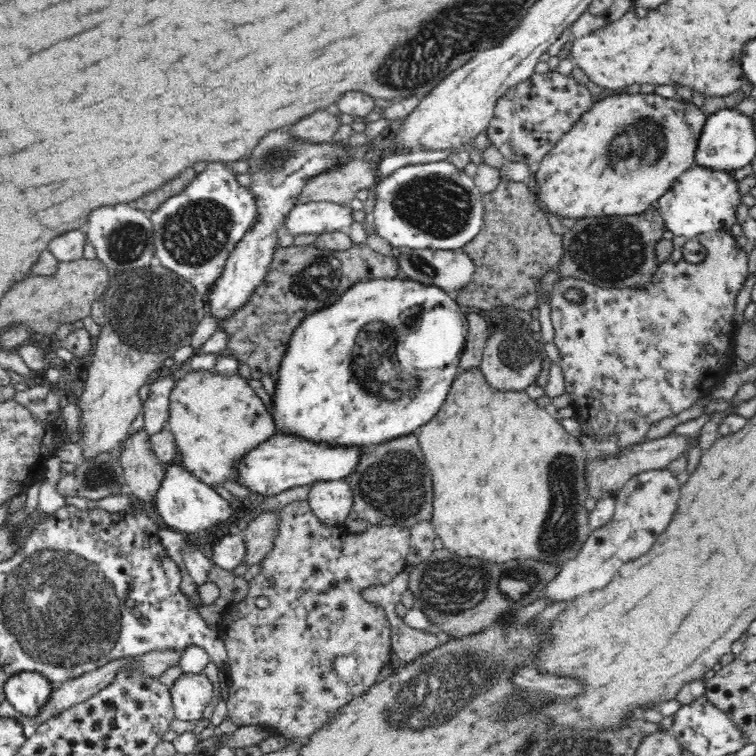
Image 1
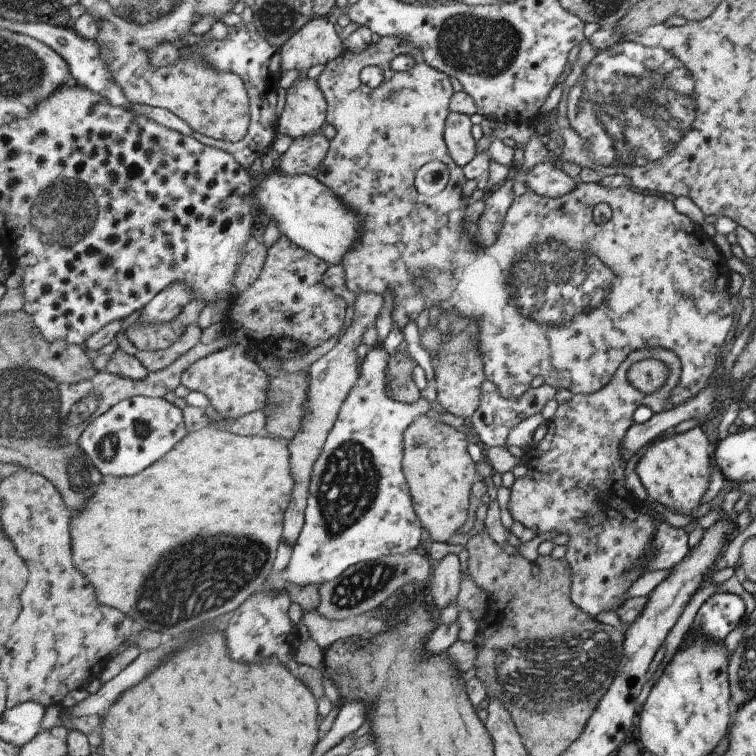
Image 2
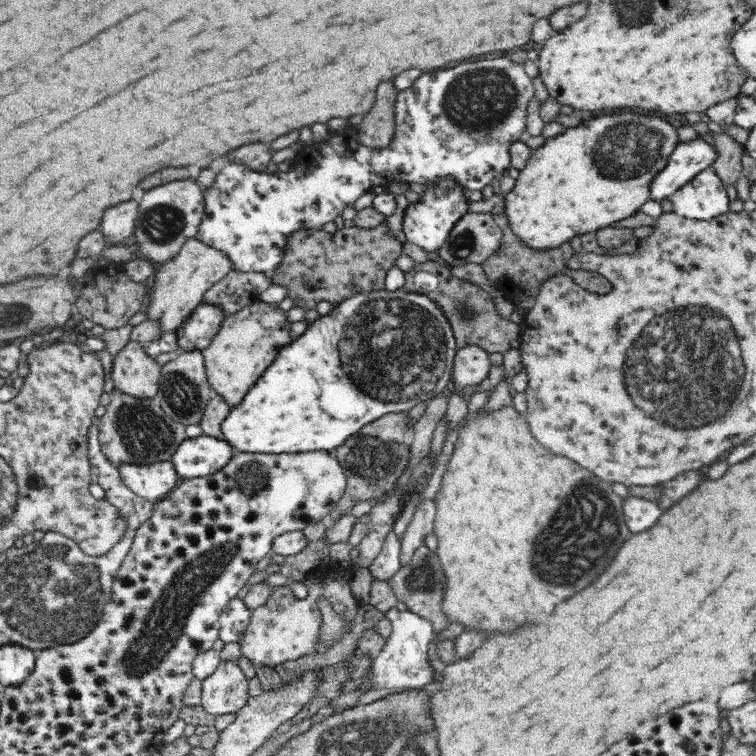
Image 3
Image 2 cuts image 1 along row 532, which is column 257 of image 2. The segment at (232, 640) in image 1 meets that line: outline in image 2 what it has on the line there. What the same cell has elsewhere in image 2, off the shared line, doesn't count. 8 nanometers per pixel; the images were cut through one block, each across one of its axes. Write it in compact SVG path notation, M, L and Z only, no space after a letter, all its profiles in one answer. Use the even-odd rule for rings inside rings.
M283 234L269 250L269 258L259 280L233 300L225 314L223 338L229 338L231 346L187 368L183 374L183 386L191 392L205 394L221 418L239 420L251 412L263 412L271 382L269 374L253 358L255 348L271 354L271 350L279 348L281 340L291 338L303 342L307 350L313 350L337 336L343 328L347 302L337 294L333 296L333 290L321 280L329 266L331 264L319 260L319 256L305 248L299 248Z

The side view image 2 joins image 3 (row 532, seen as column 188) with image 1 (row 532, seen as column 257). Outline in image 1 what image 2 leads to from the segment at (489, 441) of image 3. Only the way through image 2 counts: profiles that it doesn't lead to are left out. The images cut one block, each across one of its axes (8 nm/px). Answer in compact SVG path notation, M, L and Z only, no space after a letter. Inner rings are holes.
M480 368L470 370L470 372L460 372L458 378L452 382L448 398L440 406L440 412L428 424L424 424L418 430L418 440L420 440L420 446L424 450L426 464L428 464L428 470L432 472L432 480L434 480L432 526L436 530L436 536L440 536L440 540L444 542L444 550L448 550L454 558L476 558L480 562L488 562L490 566L504 566L506 562L536 560L536 562L558 566L558 568L562 568L566 562L578 558L578 554L584 548L586 540L594 532L592 526L590 526L590 514L584 508L586 500L592 498L588 494L588 460L586 460L586 452L584 452L582 444L578 442L578 438L572 436L570 432L566 432L564 426L558 424L558 420L554 420L544 408L540 408L536 404L536 400L532 400L526 394L526 390L524 392L518 392L518 390L496 392L486 384Z

